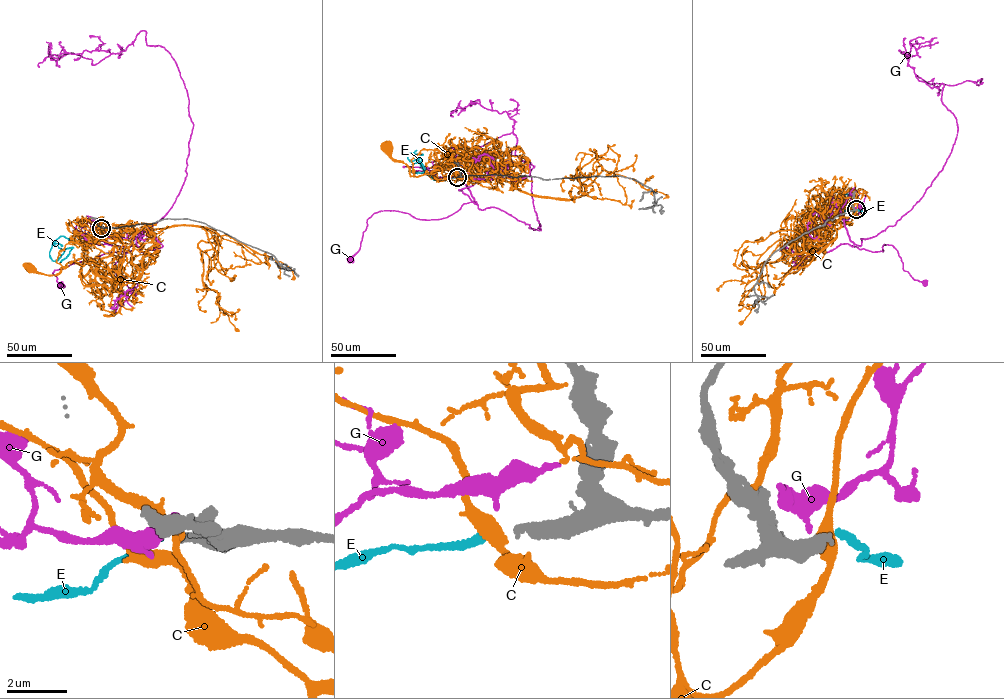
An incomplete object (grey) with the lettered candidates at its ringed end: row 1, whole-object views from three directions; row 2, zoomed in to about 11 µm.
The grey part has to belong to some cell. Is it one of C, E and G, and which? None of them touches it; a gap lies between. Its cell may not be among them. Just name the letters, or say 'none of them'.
none of them

